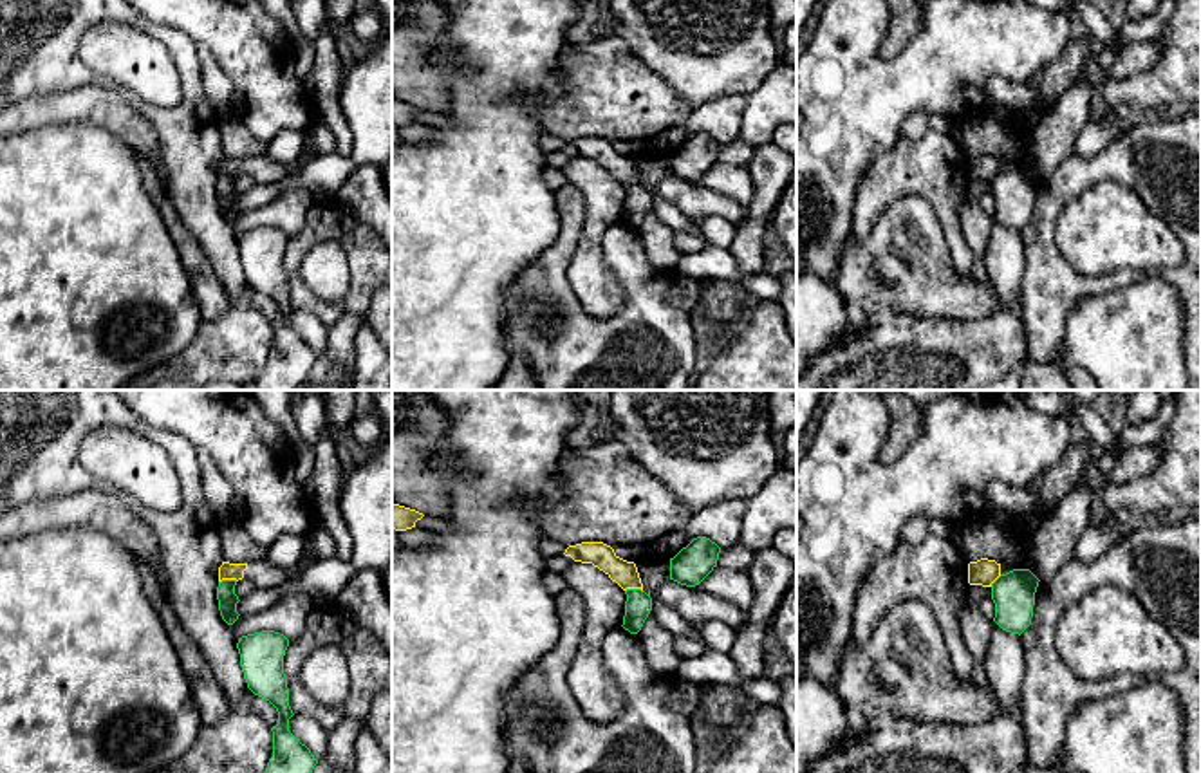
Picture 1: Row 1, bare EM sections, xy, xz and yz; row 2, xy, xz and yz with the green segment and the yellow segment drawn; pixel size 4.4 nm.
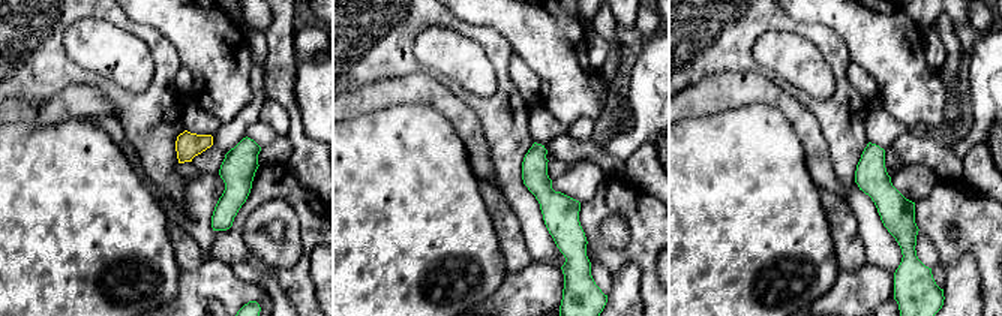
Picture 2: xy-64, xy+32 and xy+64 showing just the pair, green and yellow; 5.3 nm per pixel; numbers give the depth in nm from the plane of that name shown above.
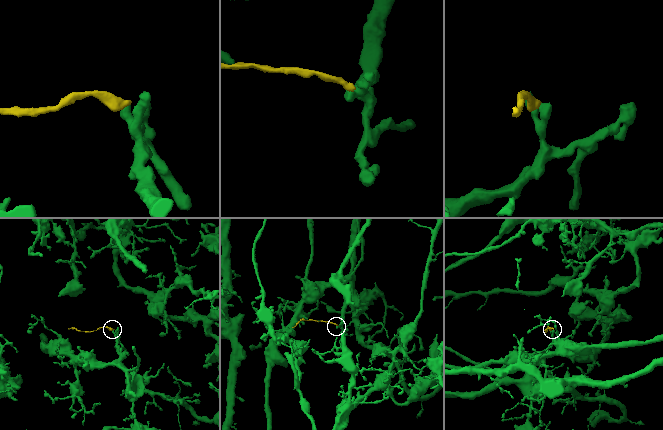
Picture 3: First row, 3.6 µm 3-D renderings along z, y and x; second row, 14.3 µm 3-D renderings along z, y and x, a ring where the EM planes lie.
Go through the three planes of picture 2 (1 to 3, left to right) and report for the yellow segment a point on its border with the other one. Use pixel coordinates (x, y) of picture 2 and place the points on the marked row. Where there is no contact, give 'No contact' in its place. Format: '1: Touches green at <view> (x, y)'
1: No contact
2: No contact
3: No contact

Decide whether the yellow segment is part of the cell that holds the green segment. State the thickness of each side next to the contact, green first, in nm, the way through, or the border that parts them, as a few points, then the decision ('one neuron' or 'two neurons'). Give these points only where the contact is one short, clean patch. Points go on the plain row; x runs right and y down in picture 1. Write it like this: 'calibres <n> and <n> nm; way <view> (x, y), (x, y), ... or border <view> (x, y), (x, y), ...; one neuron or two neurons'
calibres 90 and 80 nm; border xy (237, 176), (219, 177); two neurons

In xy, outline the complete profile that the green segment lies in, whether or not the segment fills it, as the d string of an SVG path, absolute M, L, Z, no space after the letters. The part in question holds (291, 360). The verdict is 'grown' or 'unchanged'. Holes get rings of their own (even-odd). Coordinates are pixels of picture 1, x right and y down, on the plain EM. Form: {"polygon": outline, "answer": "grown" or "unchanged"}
{"polygon": "M275 226L247 229L237 238L247 284L278 307L278 320L271 323L273 352L253 390L298 390L318 359L311 345L289 327L294 309L284 269L287 242L289 235Z", "answer": "unchanged"}

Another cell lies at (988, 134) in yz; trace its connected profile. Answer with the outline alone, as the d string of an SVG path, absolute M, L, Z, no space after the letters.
M995 114L955 121L950 135L968 159L988 154L1013 164L1028 164L1028 146L1015 135L1010 121Z

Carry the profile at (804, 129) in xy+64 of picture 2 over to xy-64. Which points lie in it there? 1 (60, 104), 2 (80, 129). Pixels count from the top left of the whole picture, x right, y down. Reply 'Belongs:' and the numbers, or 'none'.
Belongs: 1

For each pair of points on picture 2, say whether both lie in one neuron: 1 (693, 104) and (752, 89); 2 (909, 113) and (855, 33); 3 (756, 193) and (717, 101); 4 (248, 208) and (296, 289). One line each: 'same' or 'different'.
1: same
2: same
3: different
4: same

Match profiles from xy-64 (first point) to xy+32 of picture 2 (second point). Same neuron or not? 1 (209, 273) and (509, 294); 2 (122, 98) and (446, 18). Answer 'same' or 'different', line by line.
1: same
2: same

